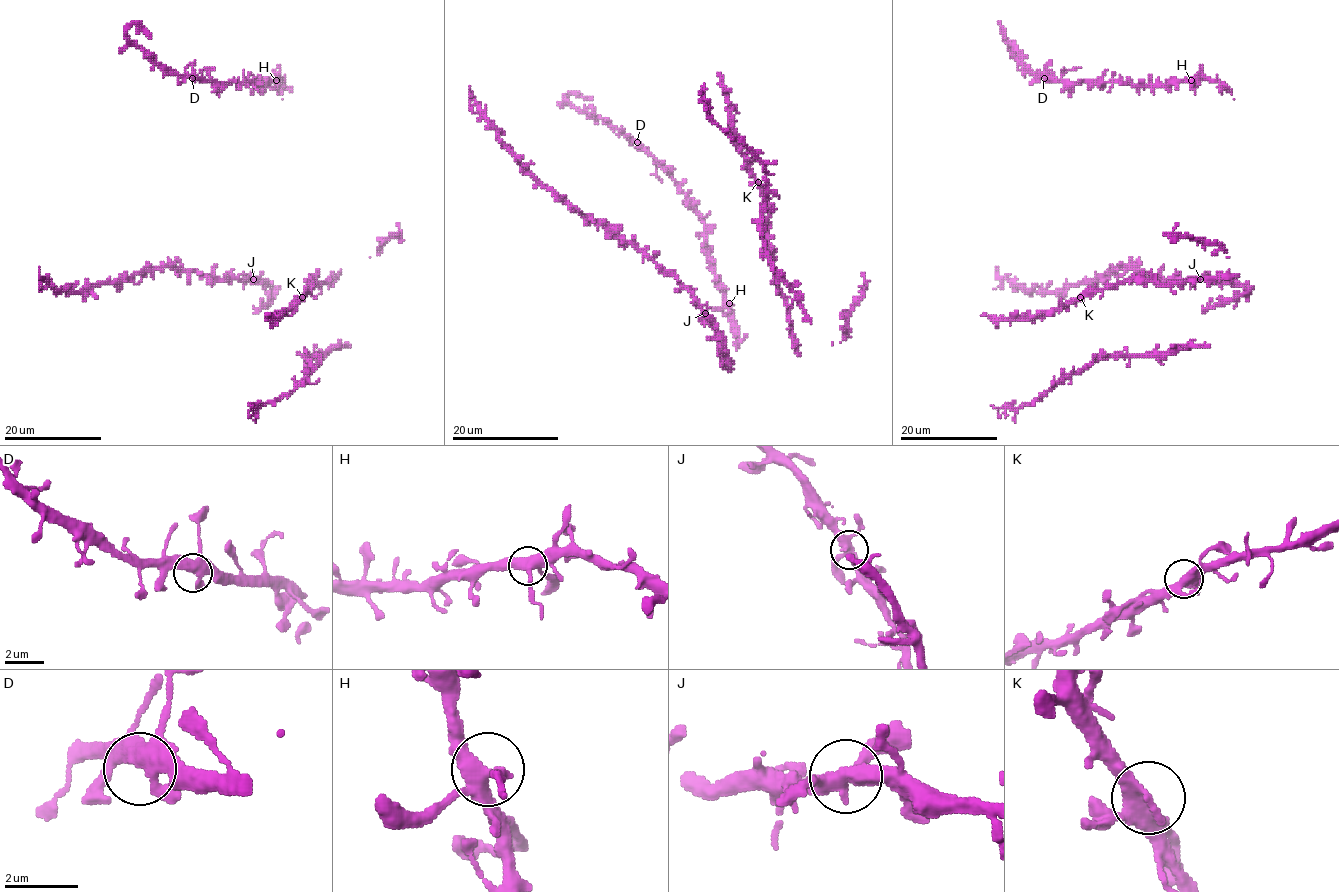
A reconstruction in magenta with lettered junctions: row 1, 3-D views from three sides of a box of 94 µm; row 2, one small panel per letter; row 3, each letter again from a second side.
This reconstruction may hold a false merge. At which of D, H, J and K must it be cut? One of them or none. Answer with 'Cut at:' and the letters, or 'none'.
Cut at: none

